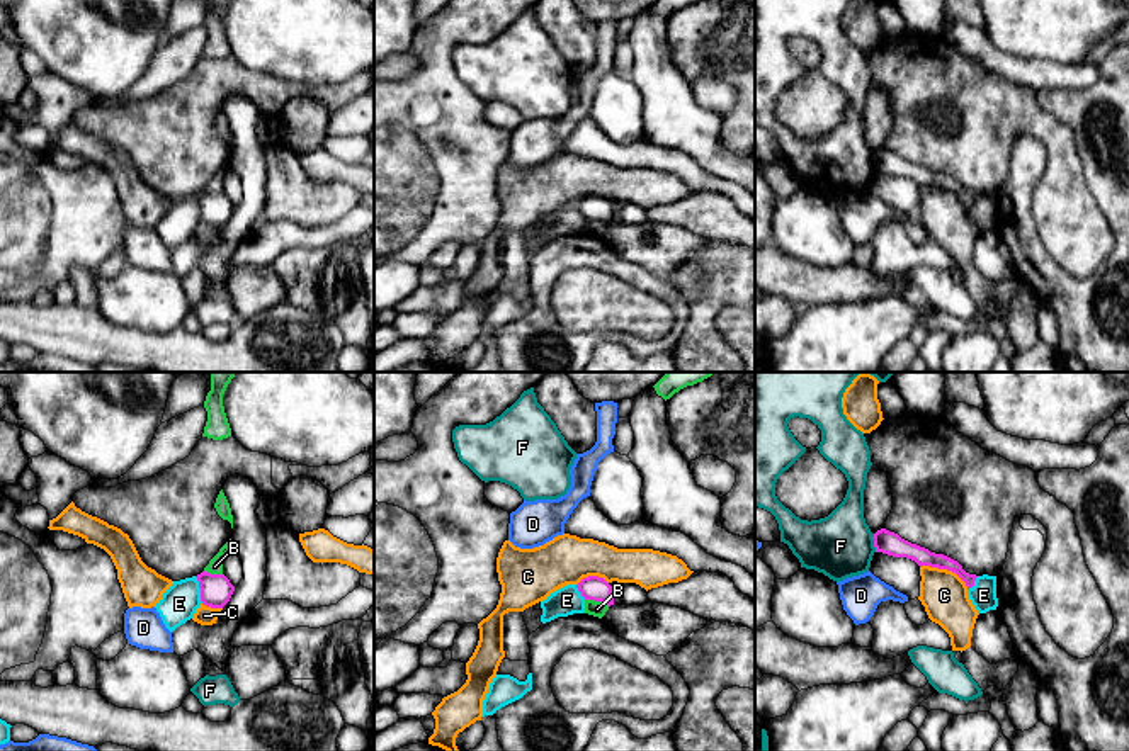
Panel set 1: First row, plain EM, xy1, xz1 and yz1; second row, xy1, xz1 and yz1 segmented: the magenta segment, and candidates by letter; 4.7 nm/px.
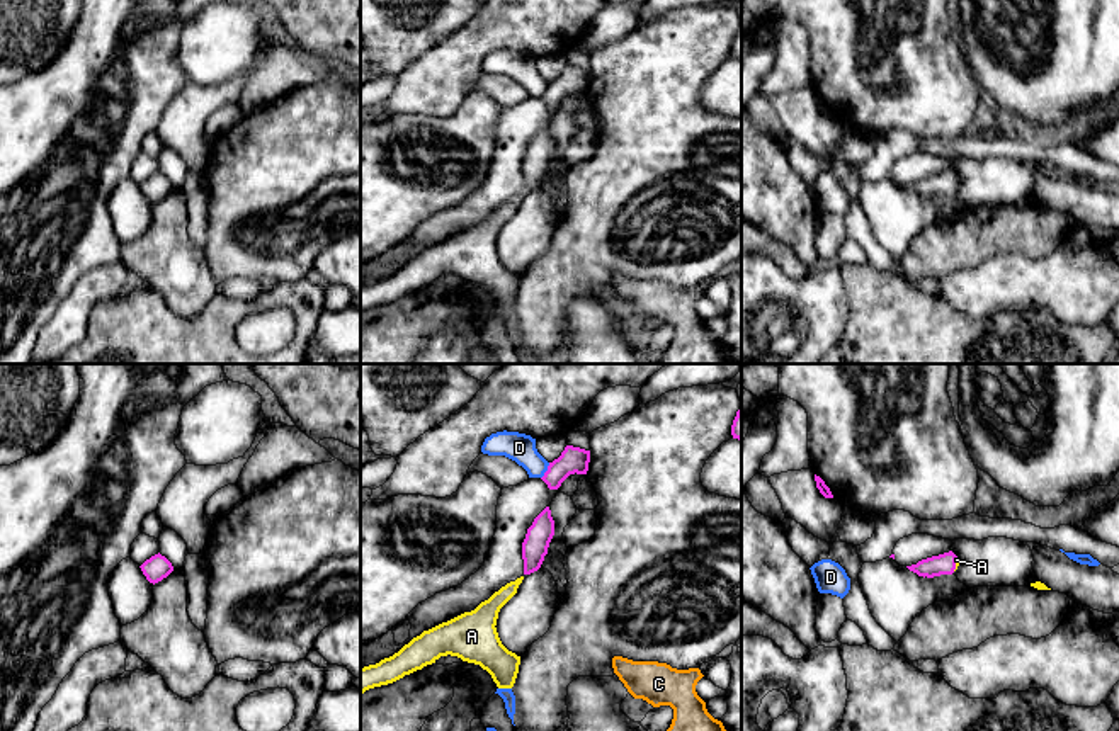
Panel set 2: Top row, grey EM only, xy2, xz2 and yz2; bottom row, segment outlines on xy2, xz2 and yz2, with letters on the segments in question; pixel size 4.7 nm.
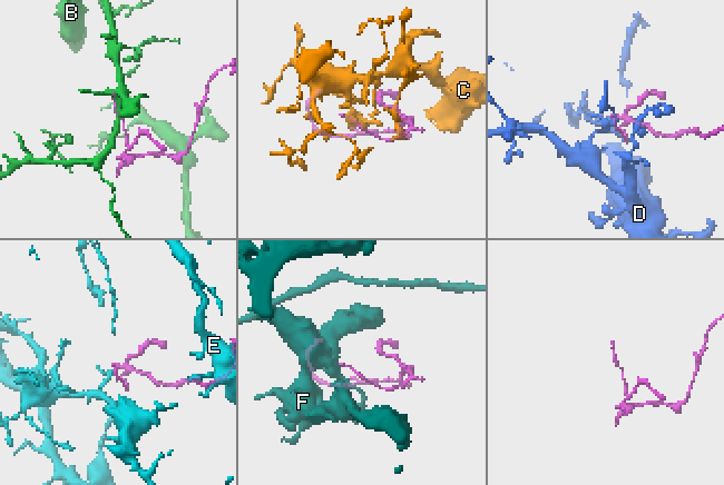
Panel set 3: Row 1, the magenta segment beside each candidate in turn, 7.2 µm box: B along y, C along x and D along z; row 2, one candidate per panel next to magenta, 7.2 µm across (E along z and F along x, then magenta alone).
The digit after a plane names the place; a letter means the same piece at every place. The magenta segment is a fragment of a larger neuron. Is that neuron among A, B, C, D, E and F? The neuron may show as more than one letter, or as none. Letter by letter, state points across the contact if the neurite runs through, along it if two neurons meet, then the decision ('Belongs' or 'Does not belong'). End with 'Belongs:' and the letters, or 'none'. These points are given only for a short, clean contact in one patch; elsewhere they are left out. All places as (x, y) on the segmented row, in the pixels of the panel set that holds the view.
A: Path across: yz2 (944, 563), (954, 565), (956, 560). Belongs
B: Boundary: xz1 (585, 598), (609, 605). Does not belong
C: Boundary: yz1 (920, 566), (951, 570), (968, 588). Does not belong
D: Boundary: xz2 (550, 463), (541, 478). Does not belong
E: Does not belong
F: Boundary: yz1 (873, 534), (876, 551). Does not belong
Belongs: A

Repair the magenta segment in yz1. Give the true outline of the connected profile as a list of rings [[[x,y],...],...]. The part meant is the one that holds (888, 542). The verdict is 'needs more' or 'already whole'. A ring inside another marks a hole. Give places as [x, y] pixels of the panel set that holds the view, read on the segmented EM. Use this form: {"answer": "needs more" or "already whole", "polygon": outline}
{"answer": "already whole", "polygon": [[[886,528],[877,530],[872,539],[876,552],[882,552],[893,557],[911,559],[920,567],[930,566],[930,567],[952,571],[966,583],[967,590],[974,586],[978,576],[966,573],[957,561],[944,554],[930,552],[928,549],[911,544],[901,539],[898,534],[889,532]]]}

